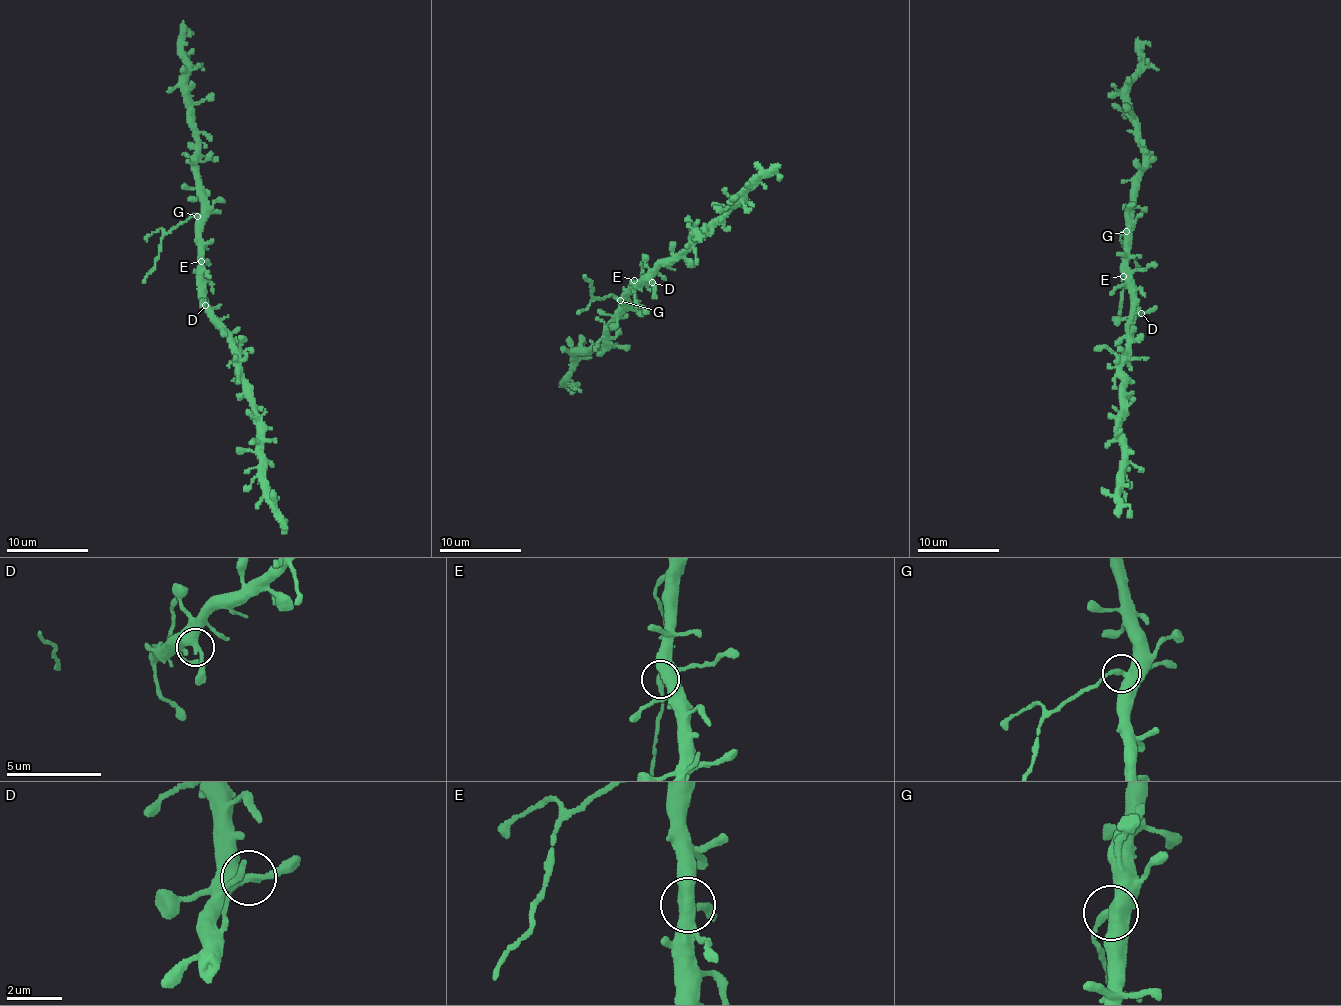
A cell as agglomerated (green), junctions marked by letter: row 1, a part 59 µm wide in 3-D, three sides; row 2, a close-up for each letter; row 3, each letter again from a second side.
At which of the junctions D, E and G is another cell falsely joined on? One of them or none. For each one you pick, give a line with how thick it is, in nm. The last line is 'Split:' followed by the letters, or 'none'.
G: 360 nm thick
Split: G

